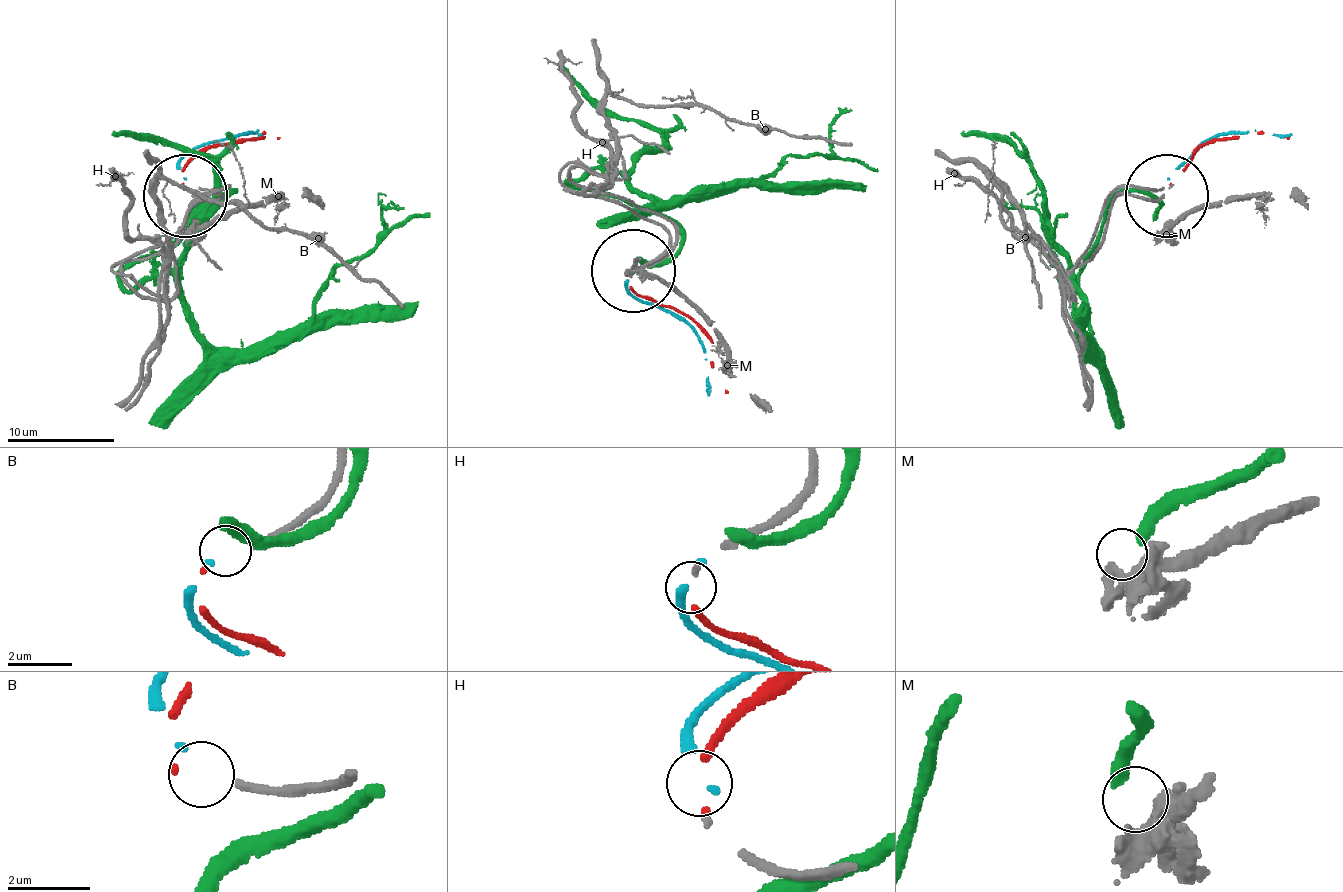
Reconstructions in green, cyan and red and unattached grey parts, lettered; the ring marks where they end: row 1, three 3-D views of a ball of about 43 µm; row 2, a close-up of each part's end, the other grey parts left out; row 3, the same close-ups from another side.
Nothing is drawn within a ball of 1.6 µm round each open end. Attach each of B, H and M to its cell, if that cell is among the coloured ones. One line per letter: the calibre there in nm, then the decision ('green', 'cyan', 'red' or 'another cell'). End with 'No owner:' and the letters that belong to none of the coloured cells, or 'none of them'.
B: calibre 190 nm; cyan
H: calibre 120 nm; another cell
M: calibre 440 nm; green
No owner: H

